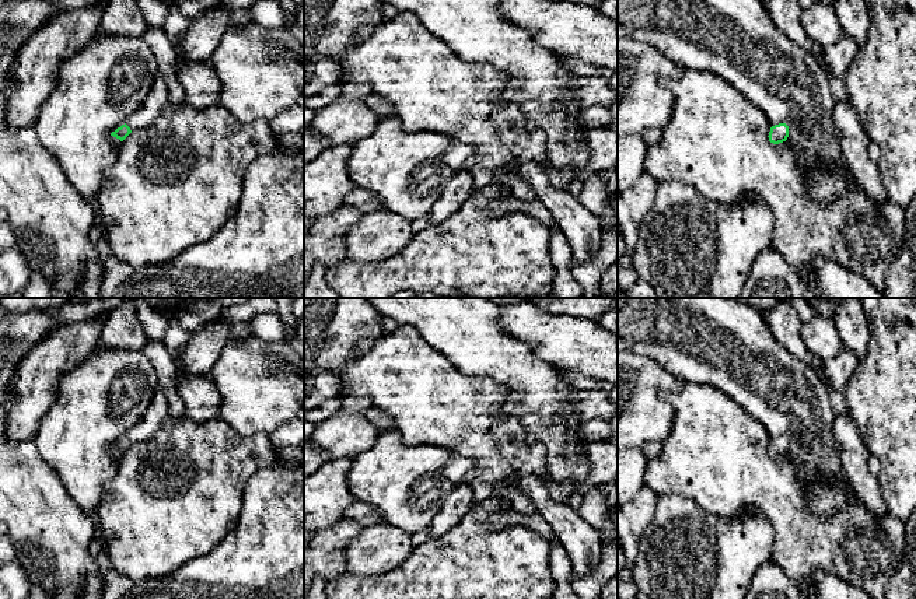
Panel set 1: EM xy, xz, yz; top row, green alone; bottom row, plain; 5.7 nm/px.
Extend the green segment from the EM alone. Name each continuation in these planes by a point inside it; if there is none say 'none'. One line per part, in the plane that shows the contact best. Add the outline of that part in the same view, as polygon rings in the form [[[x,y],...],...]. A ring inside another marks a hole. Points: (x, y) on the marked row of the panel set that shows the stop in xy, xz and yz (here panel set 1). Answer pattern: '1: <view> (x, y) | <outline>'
1: xy (157, 98) | [[[158,73],[150,94],[140,104],[140,106],[132,113],[126,125],[132,132],[141,130],[148,126],[151,120],[157,118],[157,115],[162,111],[162,108],[168,104],[168,87]]]

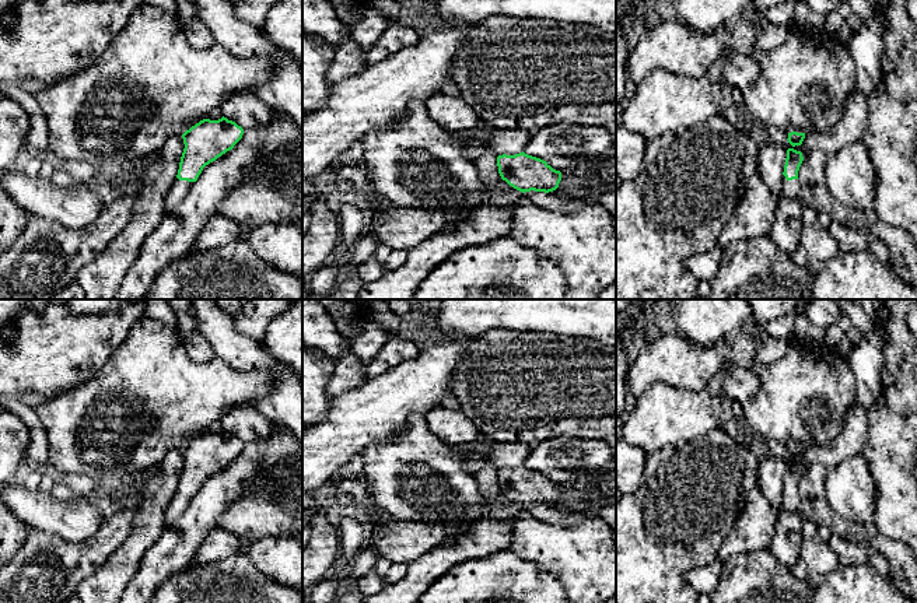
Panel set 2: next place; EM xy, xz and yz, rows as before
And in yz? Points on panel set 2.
1: yz (790, 189) | [[[783,176],[783,186],[781,186],[781,194],[788,199],[795,199],[799,194],[799,180],[792,179],[787,180],[785,176]]]

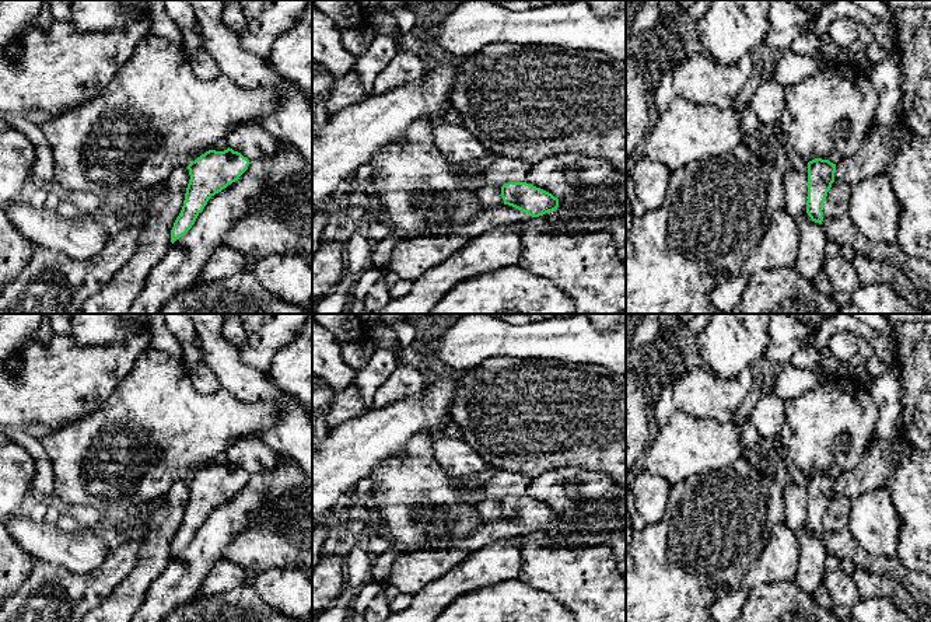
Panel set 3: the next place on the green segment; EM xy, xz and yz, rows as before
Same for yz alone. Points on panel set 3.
none

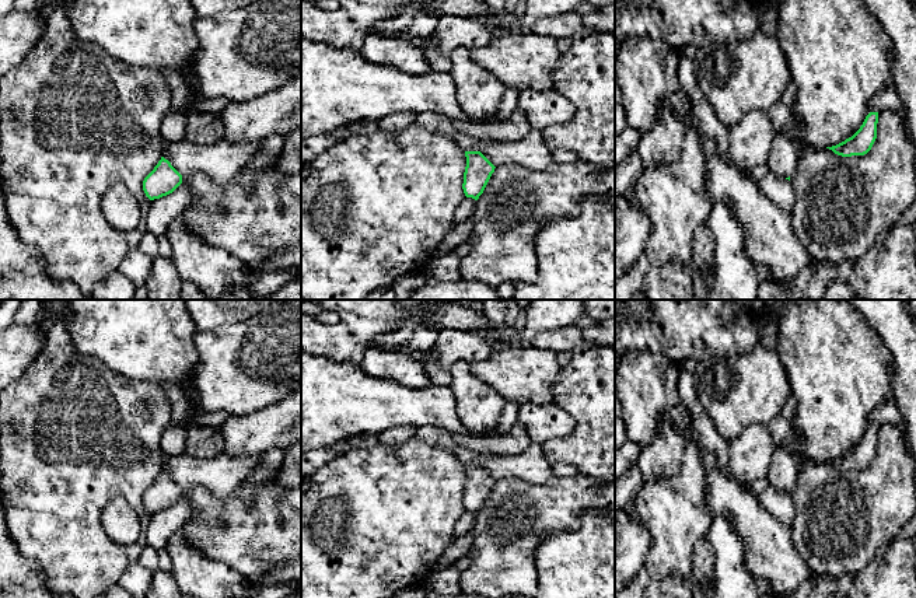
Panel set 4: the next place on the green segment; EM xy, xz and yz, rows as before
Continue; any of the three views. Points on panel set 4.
none

